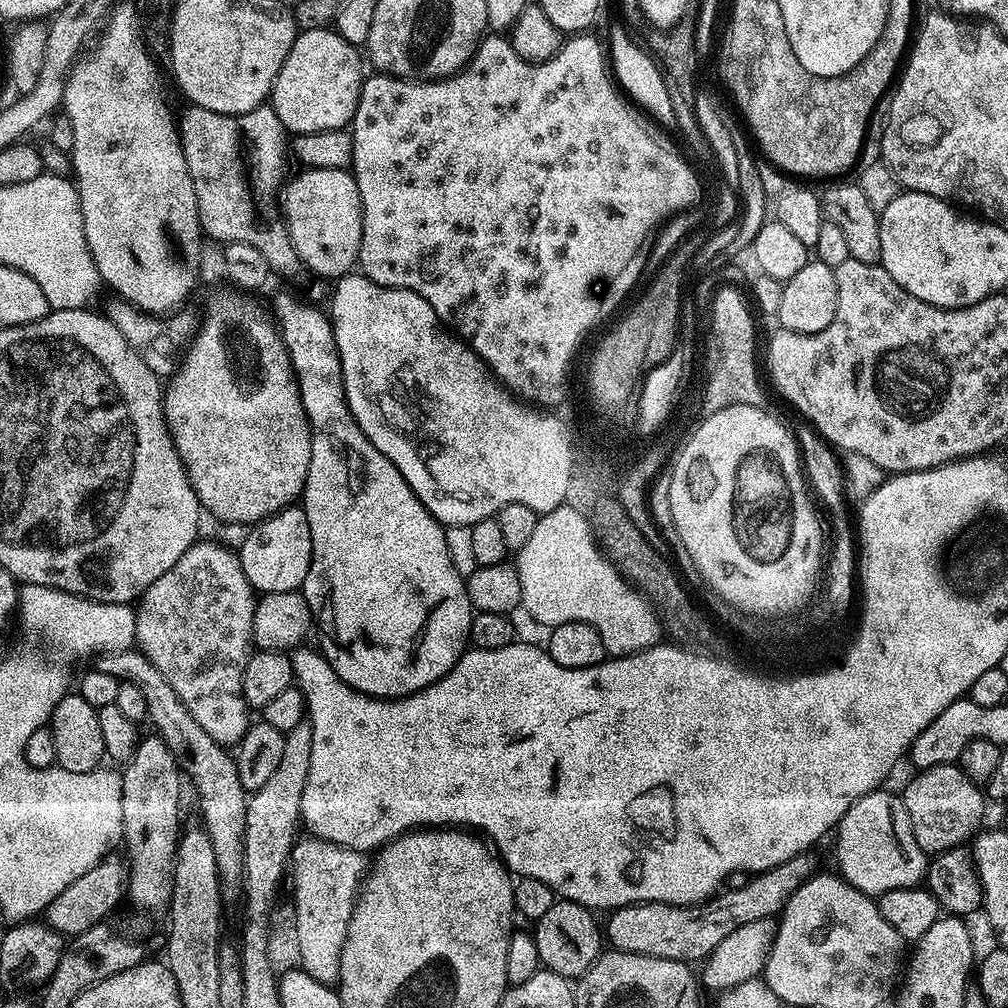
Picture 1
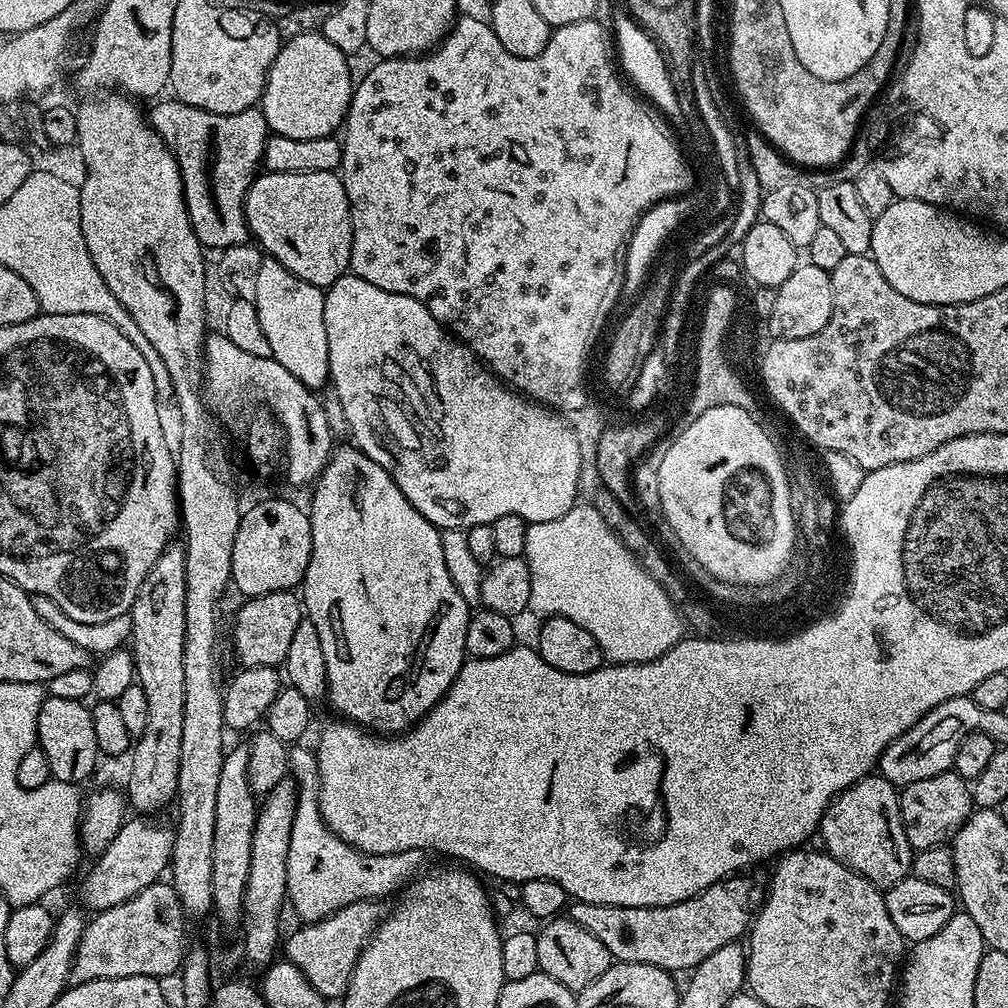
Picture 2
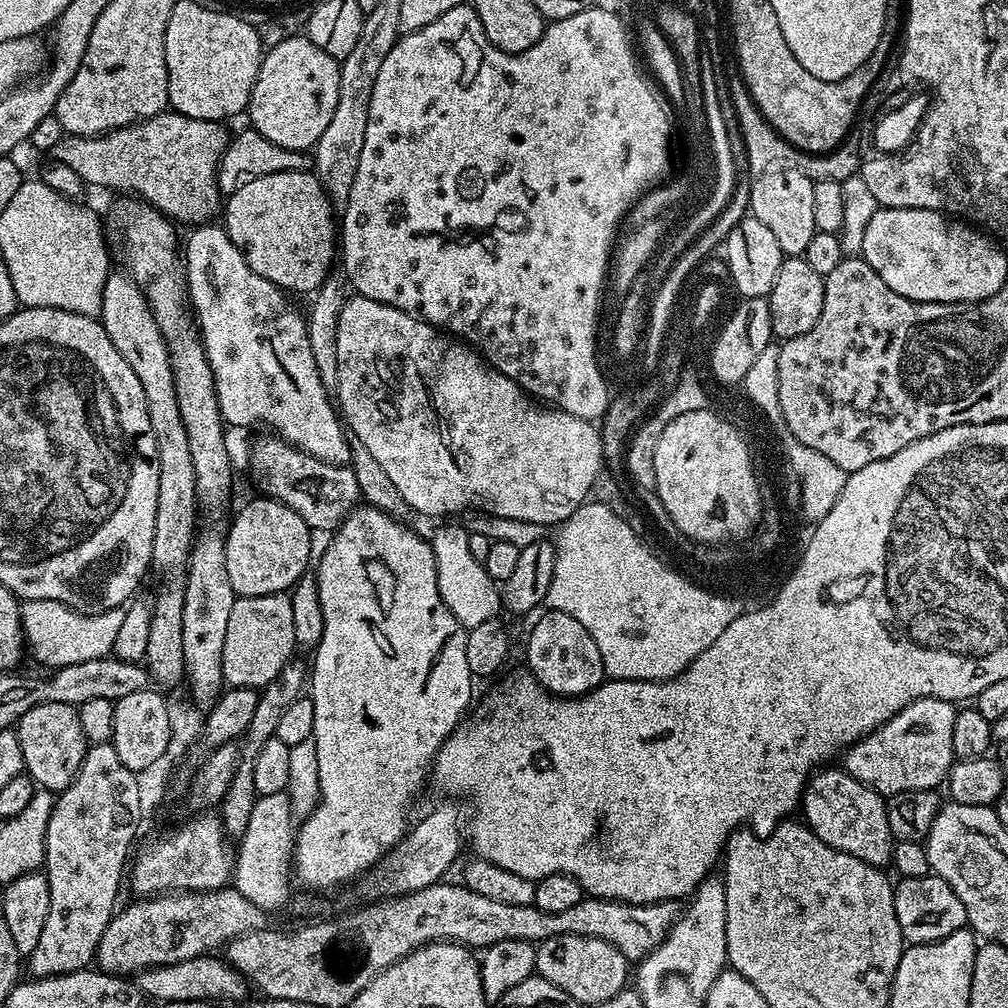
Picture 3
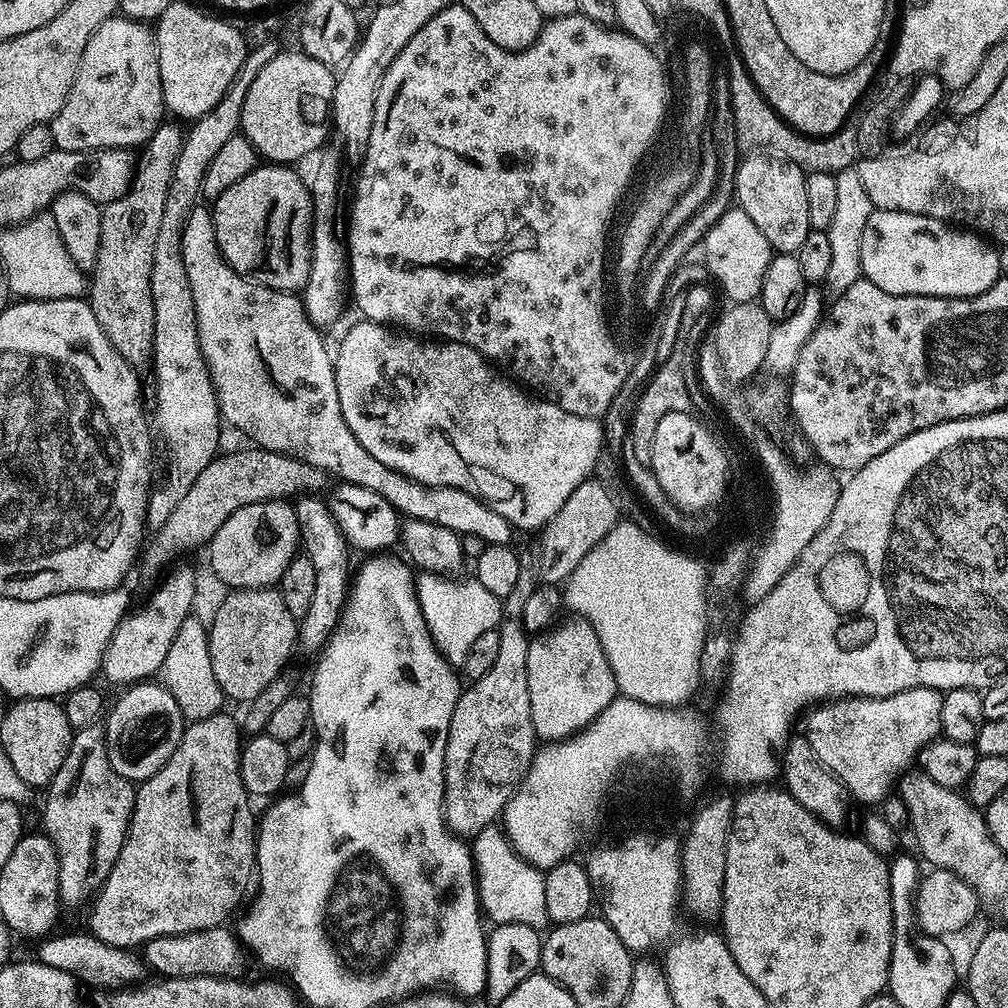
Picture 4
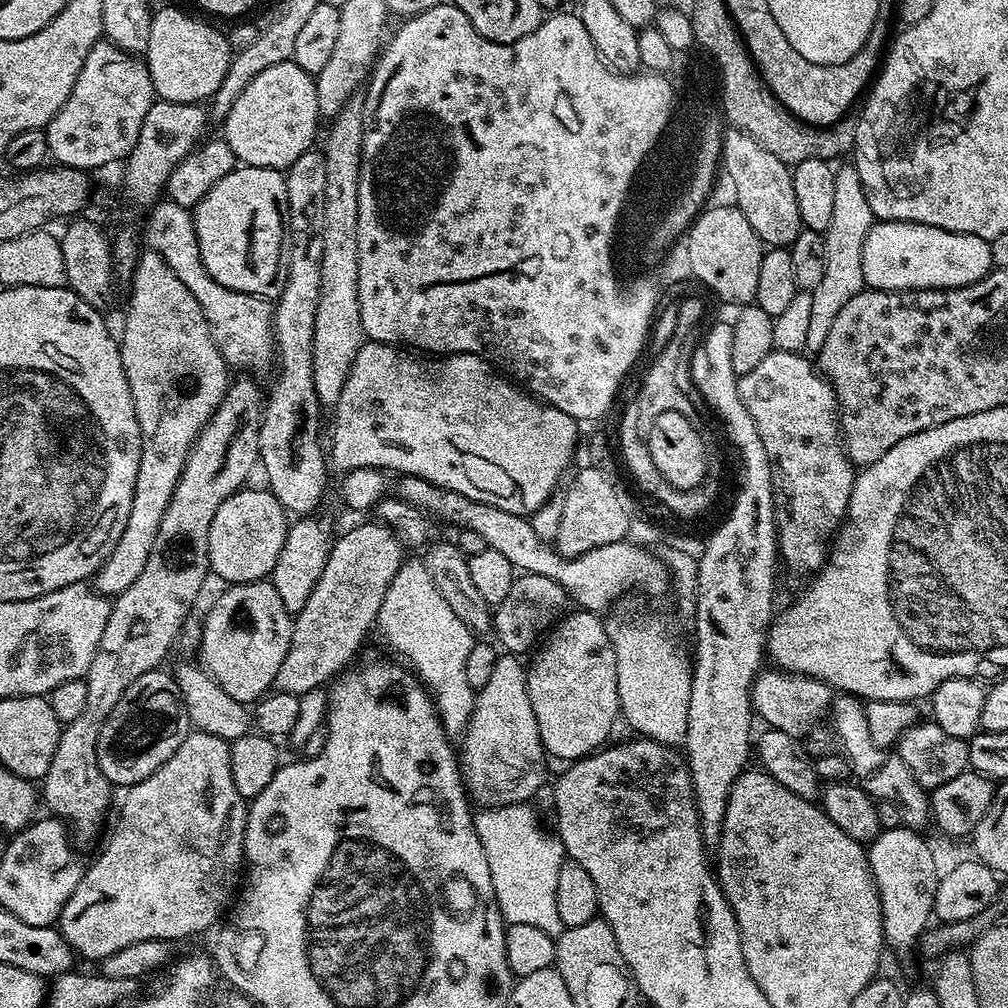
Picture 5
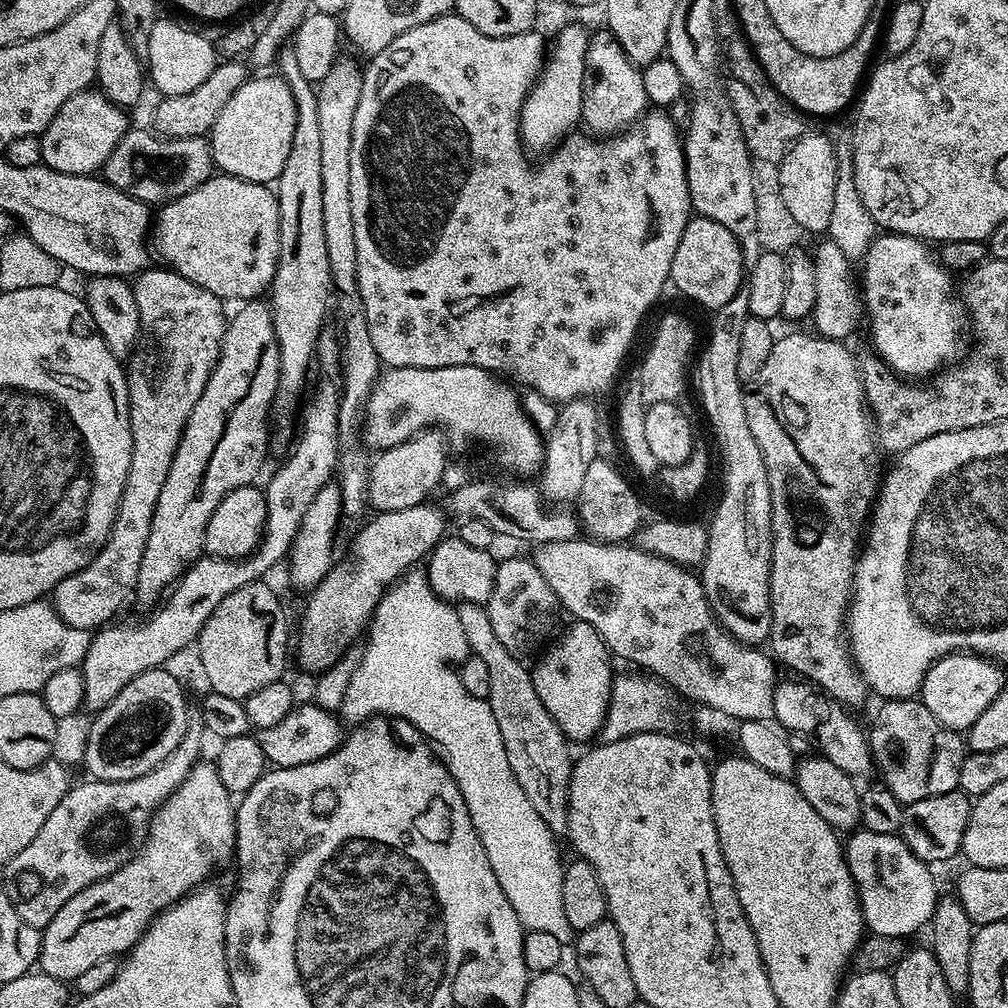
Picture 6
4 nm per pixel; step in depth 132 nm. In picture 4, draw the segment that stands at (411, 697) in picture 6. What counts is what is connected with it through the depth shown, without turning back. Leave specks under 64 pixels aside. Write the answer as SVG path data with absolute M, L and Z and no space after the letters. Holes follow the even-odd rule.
M420 572L415 577L416 597L426 618L426 624L439 650L453 666L463 665L466 650L486 630L497 630L504 615L501 597L490 594L482 582L468 580L447 580L447 575L435 572ZM499 827L487 828L471 837L470 847L472 864L476 867L476 891L483 915L490 916L493 925L521 924L537 930L547 929L550 921L546 914L544 872L533 864L527 864L512 849L512 844Z

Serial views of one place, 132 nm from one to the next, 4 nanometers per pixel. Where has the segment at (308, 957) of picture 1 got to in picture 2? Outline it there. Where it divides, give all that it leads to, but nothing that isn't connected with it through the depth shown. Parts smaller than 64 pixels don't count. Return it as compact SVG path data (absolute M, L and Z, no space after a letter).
M304 744L289 749L289 769L297 783L294 823L286 858L287 899L303 923L324 920L330 914L356 901L381 899L415 879L426 867L425 849L404 850L398 854L370 855L350 847L325 826L317 790L315 751Z

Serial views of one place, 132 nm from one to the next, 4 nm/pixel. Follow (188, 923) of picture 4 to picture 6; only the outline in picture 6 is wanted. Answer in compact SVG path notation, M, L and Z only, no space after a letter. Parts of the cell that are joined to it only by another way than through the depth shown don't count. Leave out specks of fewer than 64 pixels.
M198 762L186 774L186 778L178 785L176 792L170 794L164 803L152 815L148 827L148 836L138 849L138 854L114 870L106 878L78 890L54 918L42 930L40 938L39 971L50 974L50 978L58 978L65 982L75 982L78 974L94 966L101 958L119 957L127 953L140 940L140 935L148 929L152 919L170 905L187 896L201 883L203 876L208 876L219 864L224 864L236 855L236 804L233 793L222 786L222 778L218 778L215 763Z

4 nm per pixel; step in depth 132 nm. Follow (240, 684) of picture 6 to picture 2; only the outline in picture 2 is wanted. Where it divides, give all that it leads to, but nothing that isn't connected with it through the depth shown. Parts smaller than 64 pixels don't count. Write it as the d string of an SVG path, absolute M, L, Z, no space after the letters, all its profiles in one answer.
M295 591L271 592L243 601L232 624L232 644L243 667L283 665L286 654L290 654L290 641L294 630L298 630L302 619L302 600Z

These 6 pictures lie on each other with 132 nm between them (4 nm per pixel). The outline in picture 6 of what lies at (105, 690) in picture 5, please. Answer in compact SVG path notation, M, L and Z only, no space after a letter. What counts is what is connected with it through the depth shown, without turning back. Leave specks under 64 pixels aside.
M263 299L241 303L237 308L240 309L233 316L231 313L227 321L220 357L206 382L206 390L202 390L202 398L198 398L194 410L190 410L174 462L170 462L170 474L166 474L162 494L158 494L154 522L150 522L150 538L146 538L146 554L142 554L142 566L138 570L135 603L155 605L183 576L185 568L205 555L204 531L218 502L234 490L249 487L264 464L264 455L268 452L268 424L270 428L270 413L274 408L280 373L278 342L274 338L272 309Z

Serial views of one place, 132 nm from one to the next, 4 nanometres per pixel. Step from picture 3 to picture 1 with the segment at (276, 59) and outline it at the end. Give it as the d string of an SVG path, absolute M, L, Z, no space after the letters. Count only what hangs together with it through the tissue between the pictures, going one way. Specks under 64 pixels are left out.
M332 28L306 30L297 35L294 46L290 46L290 54L286 54L286 62L282 62L282 70L278 70L270 97L270 107L278 114L289 133L321 132L351 125L358 106L360 88L366 79L366 71L360 65L360 56L356 52L359 52L357 45L346 42L346 38L339 36Z

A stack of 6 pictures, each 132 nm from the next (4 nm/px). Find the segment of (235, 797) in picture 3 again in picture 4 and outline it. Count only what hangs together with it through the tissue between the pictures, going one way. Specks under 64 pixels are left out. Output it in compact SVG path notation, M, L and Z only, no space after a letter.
M305 495L294 504L302 554L314 565L314 598L310 601L310 610L306 610L304 617L297 623L295 651L311 658L319 657L328 645L328 639L338 626L344 601L350 591L350 549L344 541L342 530L332 518L332 512L322 500L318 500L315 495Z

